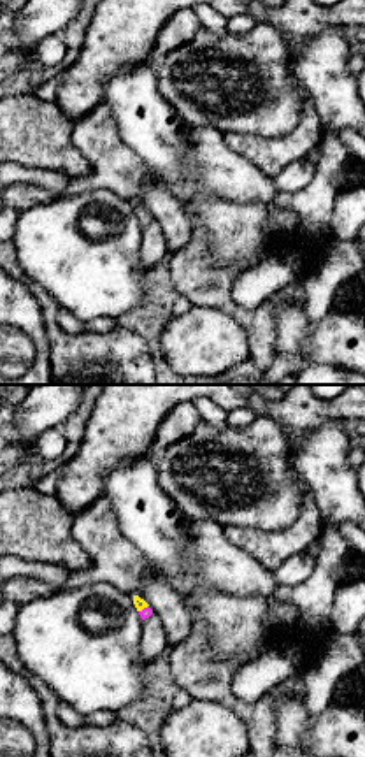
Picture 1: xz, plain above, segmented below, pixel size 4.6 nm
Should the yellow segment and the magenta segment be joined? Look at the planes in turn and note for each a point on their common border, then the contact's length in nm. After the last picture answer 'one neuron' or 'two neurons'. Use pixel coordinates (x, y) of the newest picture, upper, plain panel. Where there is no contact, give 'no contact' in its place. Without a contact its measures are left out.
contact (143, 215); length 60 nm

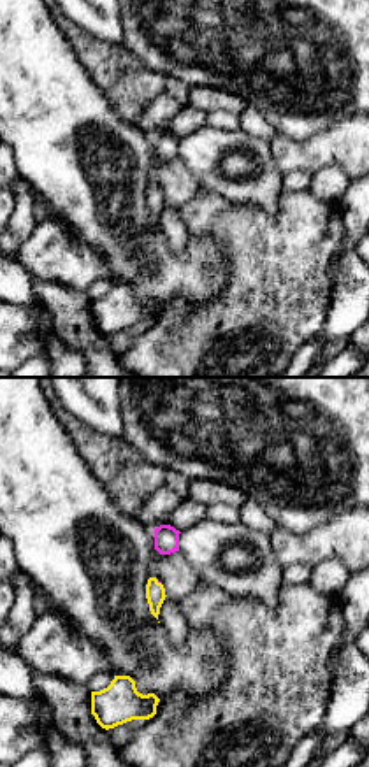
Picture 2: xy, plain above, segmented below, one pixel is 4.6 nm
no contact

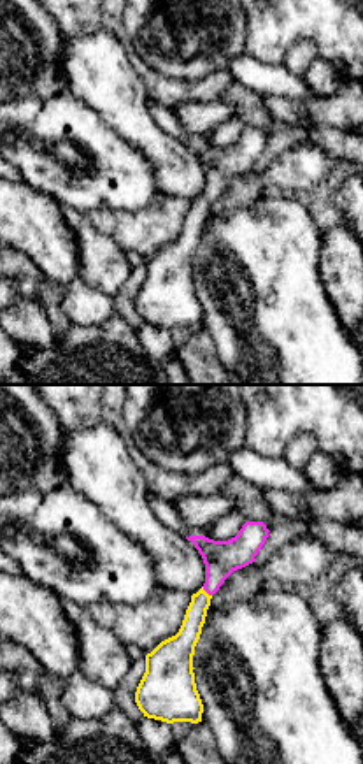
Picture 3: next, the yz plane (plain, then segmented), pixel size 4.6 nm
contact (206, 199); length 60 nm

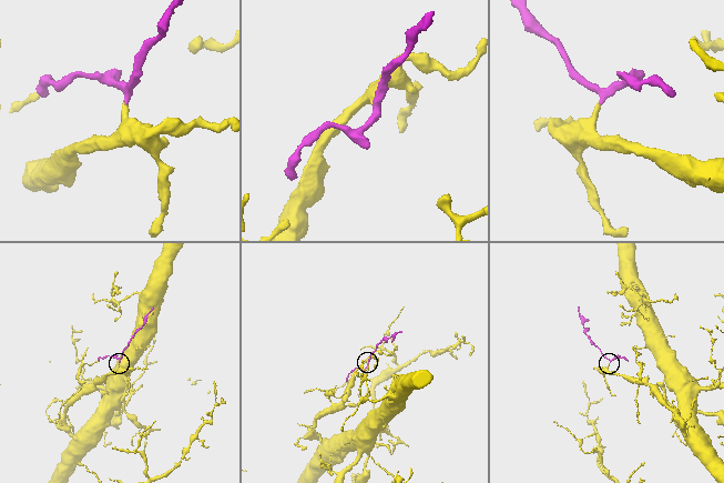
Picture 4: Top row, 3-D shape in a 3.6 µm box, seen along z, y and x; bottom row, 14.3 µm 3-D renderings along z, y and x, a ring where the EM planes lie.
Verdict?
one neuron

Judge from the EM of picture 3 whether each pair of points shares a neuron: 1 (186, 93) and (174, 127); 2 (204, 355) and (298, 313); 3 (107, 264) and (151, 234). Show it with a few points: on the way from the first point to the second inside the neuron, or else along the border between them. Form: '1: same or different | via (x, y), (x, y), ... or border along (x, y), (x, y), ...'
1: different | border along (151, 95), (170, 109)
2: different | border along (202, 327), (225, 366)
3: different | border along (92, 225), (125, 253)

